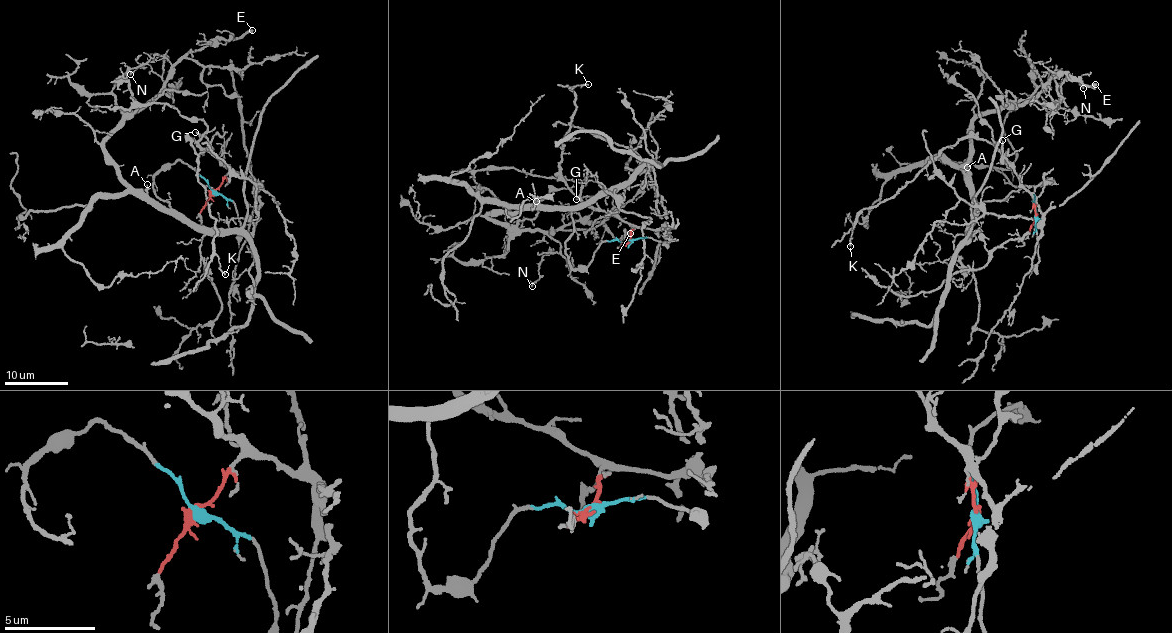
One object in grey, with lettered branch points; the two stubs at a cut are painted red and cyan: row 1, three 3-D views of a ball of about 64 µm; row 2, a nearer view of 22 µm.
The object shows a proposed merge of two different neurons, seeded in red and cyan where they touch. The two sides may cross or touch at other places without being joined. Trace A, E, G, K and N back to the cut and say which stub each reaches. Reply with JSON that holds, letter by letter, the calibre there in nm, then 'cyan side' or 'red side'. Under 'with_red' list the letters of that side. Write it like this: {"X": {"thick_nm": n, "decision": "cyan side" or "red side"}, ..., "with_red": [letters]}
{"A": {"thick_nm": 110, "decision": "cyan side"}, "E": {"thick_nm": 320, "decision": "cyan side"}, "G": {"thick_nm": 130, "decision": "red side"}, "K": {"thick_nm": 150, "decision": "red side"}, "N": {"thick_nm": 200, "decision": "cyan side"}, "with_red": ["G", "K"]}

